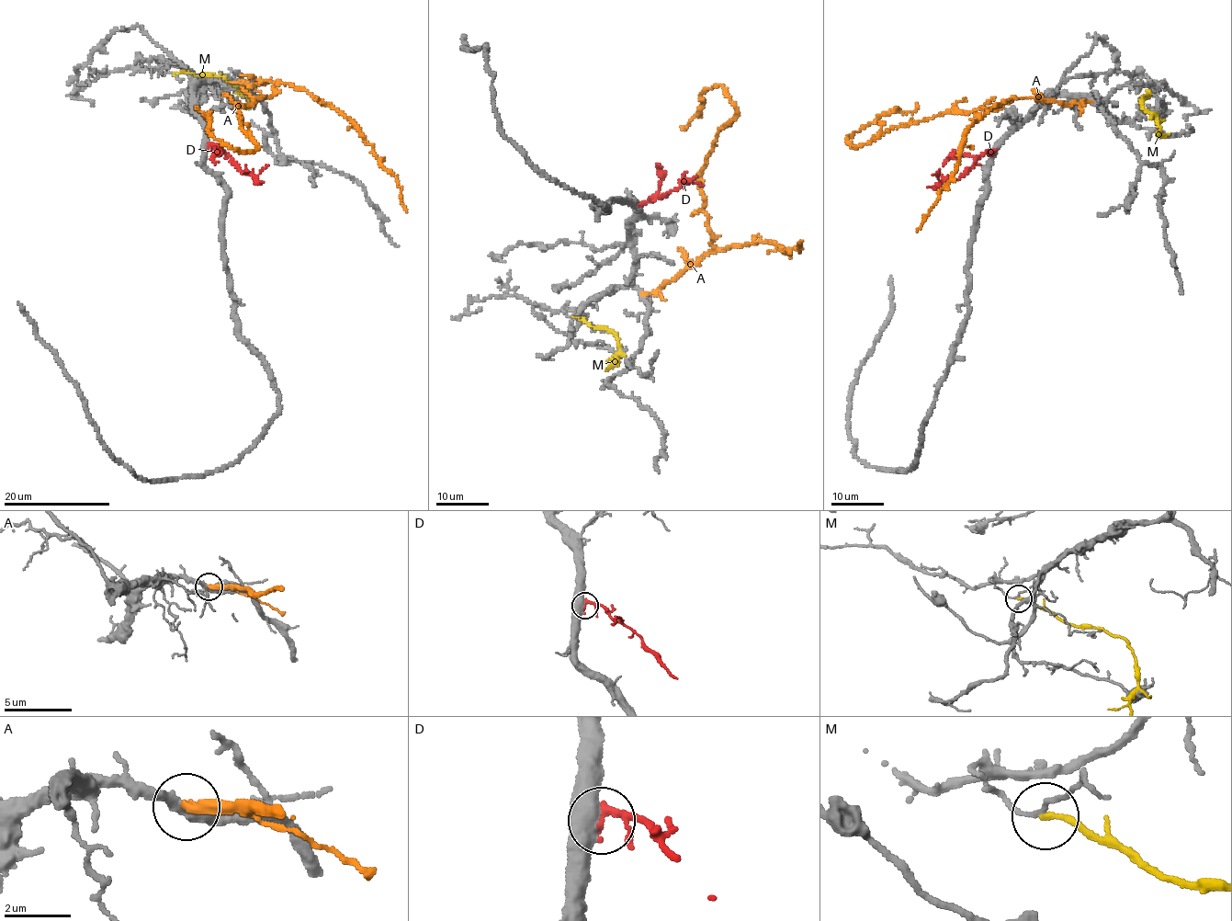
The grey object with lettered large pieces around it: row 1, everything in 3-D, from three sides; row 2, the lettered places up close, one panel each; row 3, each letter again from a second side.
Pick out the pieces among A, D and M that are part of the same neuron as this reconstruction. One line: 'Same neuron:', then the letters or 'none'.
Same neuron: none

